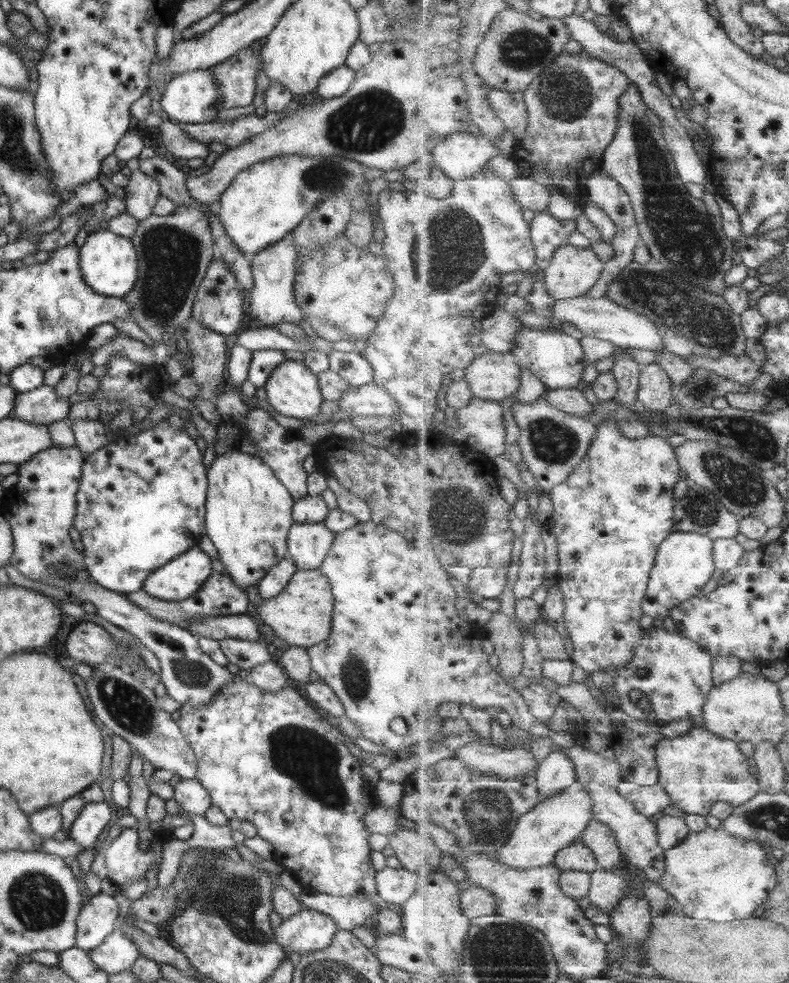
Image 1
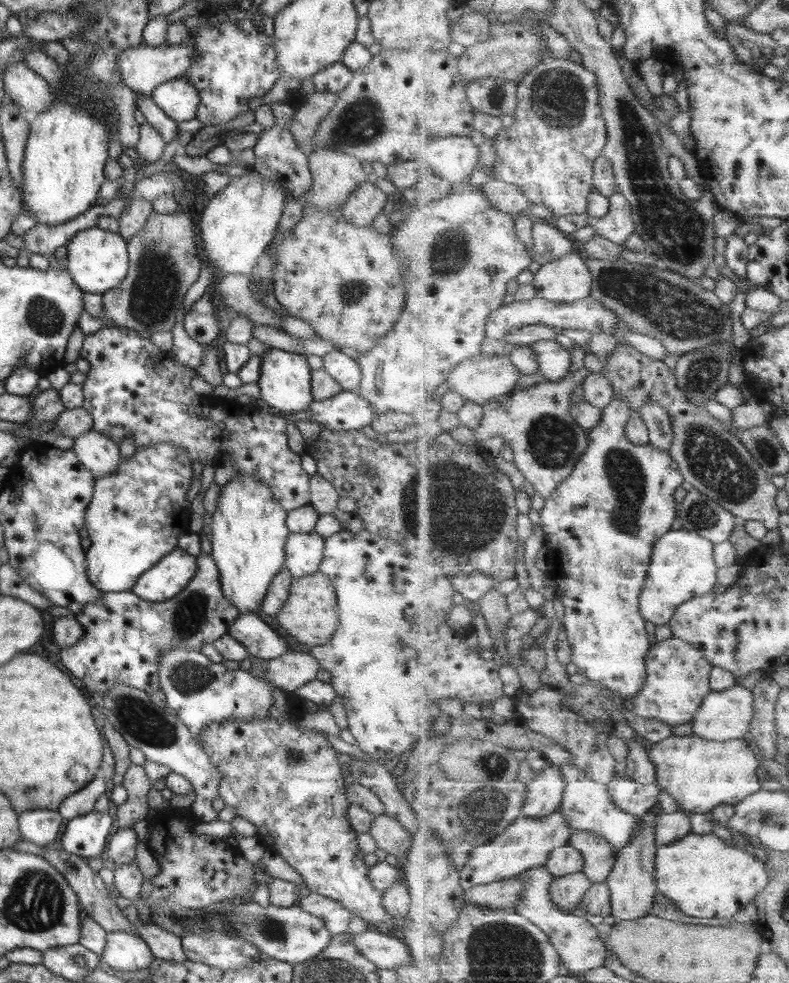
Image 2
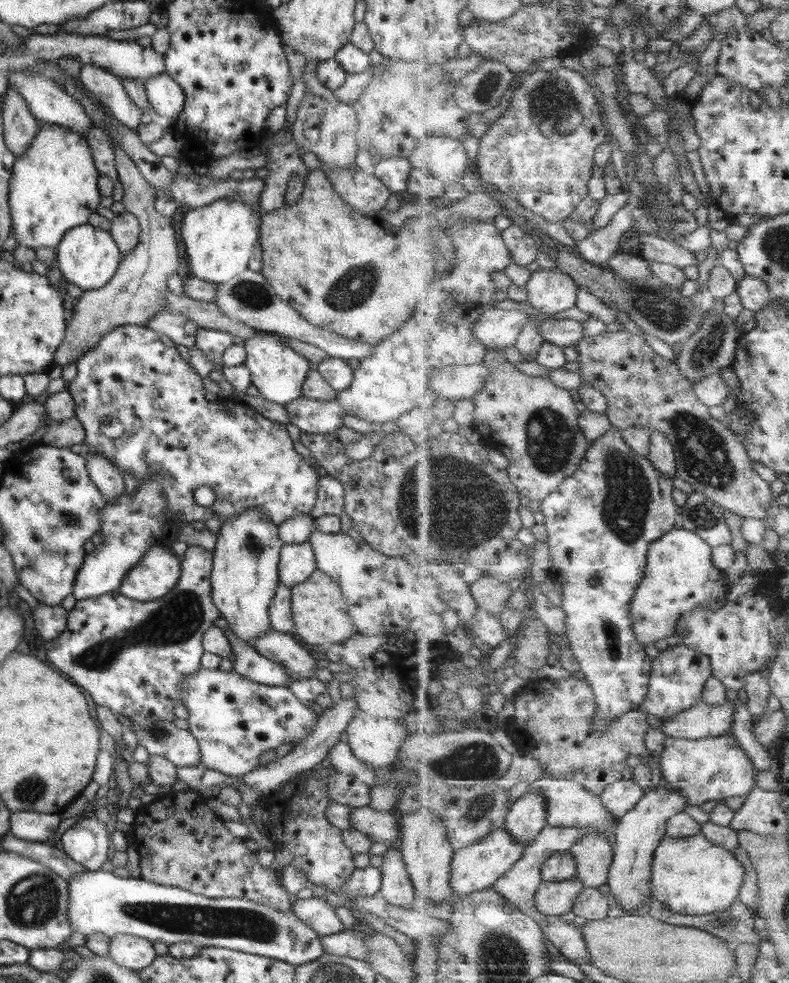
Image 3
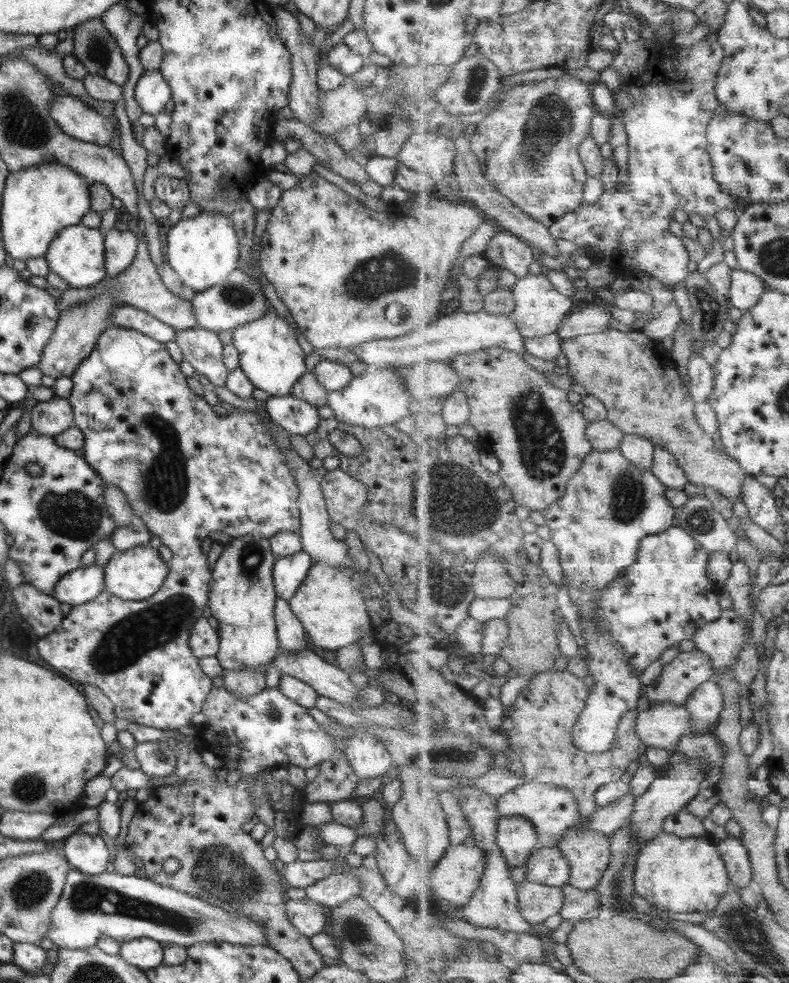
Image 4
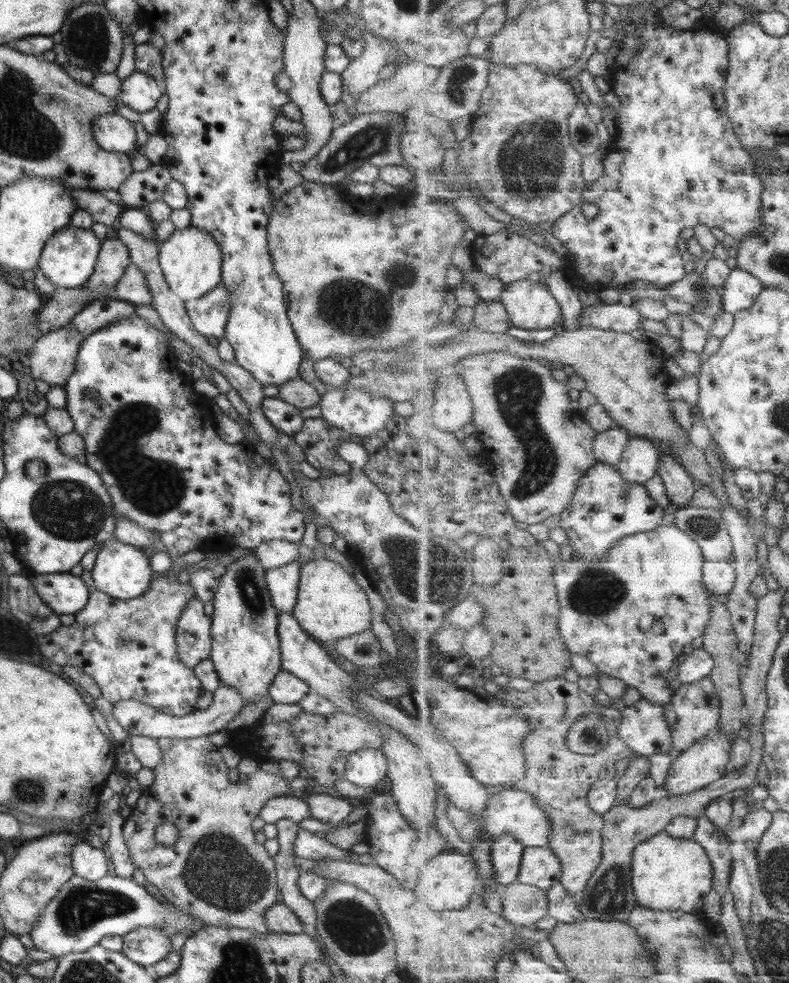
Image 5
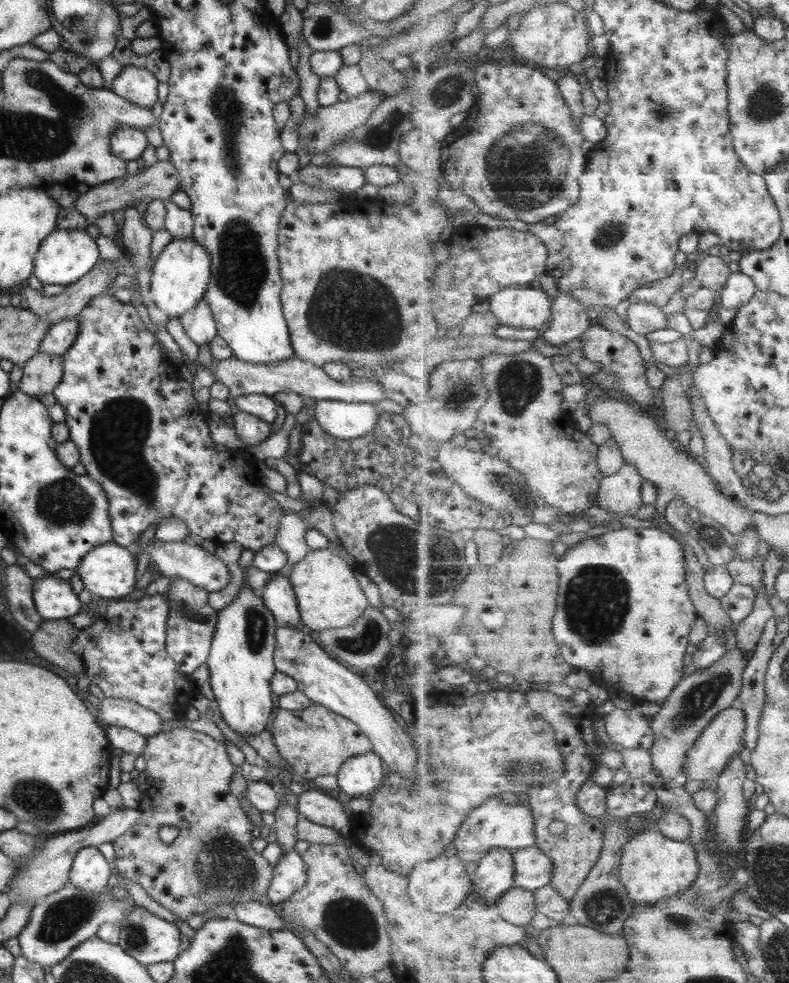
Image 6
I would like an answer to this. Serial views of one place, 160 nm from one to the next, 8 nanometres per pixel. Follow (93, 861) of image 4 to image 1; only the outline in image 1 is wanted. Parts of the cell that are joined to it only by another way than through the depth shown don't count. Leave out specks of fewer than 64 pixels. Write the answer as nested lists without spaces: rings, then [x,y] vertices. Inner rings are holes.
[[[103,801],[85,803],[69,828],[68,839],[78,844],[80,848],[93,849],[93,844],[103,832],[103,828],[108,826],[115,816],[114,809]]]

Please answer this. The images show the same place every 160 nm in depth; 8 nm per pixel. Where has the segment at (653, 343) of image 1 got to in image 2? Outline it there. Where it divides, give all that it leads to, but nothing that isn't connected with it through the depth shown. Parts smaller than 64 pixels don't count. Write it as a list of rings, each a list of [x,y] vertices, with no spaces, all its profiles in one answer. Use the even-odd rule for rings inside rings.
[[[592,295],[577,302],[557,302],[536,296],[528,301],[514,300],[507,306],[503,305],[500,309],[494,310],[486,325],[486,336],[504,341],[504,338],[518,326],[542,324],[560,329],[583,329],[593,334],[604,332],[614,336],[617,340],[621,340],[616,336],[616,330],[621,323],[623,322],[616,315],[616,312],[605,308],[603,303]]]

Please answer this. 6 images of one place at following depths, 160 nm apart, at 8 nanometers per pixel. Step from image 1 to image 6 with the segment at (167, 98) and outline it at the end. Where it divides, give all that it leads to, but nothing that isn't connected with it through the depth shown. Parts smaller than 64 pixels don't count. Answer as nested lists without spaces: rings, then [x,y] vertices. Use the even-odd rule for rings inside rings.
[[[125,66],[113,80],[110,90],[137,108],[151,109],[157,99],[158,81],[145,68]]]

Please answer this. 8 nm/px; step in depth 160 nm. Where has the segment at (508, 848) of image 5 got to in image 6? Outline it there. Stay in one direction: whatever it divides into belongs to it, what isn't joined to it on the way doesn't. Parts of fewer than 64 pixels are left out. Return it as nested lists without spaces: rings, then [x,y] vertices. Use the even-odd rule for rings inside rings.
[[[497,848],[489,851],[483,859],[472,867],[472,884],[471,893],[480,893],[480,897],[489,905],[494,906],[508,890],[516,886],[516,868],[513,858],[513,850],[508,848]]]

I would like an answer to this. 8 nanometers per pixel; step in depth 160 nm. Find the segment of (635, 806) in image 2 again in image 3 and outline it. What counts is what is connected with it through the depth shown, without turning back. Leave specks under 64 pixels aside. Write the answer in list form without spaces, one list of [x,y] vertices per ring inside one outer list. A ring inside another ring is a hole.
[[[633,778],[621,779],[606,786],[600,797],[610,812],[620,818],[643,798],[646,790],[647,788],[642,787]]]

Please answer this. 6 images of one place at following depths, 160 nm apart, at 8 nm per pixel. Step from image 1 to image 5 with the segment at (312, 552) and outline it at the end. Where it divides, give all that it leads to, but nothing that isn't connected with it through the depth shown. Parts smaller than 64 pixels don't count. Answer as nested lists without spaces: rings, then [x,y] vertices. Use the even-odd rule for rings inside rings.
[[[296,561],[289,565],[265,571],[265,585],[271,598],[271,604],[277,614],[292,615],[299,580],[301,564]]]

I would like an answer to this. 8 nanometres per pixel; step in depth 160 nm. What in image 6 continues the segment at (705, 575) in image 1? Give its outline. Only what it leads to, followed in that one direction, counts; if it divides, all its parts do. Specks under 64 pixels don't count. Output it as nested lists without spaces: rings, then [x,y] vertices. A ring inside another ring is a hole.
[[[624,528],[608,531],[598,537],[586,538],[585,540],[571,546],[565,552],[564,560],[558,565],[560,575],[560,593],[558,594],[558,605],[553,620],[553,632],[556,642],[560,643],[561,652],[565,660],[575,669],[584,668],[594,678],[594,682],[604,687],[614,697],[618,693],[629,693],[636,703],[651,702],[661,704],[673,694],[673,690],[680,685],[684,679],[685,665],[689,662],[687,657],[687,646],[689,646],[689,634],[691,626],[697,620],[699,614],[695,610],[689,584],[687,579],[687,565],[685,565],[685,549],[682,542],[679,542],[672,534],[659,529],[651,528]]]

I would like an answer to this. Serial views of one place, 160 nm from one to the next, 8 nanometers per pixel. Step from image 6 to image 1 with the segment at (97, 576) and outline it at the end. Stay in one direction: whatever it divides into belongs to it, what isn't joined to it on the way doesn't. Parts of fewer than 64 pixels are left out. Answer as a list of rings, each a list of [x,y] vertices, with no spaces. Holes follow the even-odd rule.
[[[195,546],[151,572],[145,578],[142,590],[149,597],[161,601],[185,600],[199,590],[211,572],[209,556]]]

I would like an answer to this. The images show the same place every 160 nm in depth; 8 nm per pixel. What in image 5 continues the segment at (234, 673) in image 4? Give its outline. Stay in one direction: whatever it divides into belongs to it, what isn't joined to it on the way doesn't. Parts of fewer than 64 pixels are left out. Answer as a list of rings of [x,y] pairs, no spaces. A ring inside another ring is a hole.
[[[219,682],[219,687],[213,692],[211,704],[205,709],[197,709],[192,713],[185,714],[185,716],[172,717],[151,708],[151,706],[135,702],[135,700],[119,700],[119,702],[113,703],[111,716],[128,735],[137,735],[153,740],[160,738],[186,739],[205,737],[208,734],[213,734],[213,732],[223,731],[227,723],[235,718],[243,705],[245,703],[241,701],[241,697],[233,689],[221,685],[221,682]]]

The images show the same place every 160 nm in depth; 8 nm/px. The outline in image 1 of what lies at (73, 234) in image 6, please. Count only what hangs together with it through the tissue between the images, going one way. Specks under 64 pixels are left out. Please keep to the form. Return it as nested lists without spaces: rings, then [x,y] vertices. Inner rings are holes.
[[[105,229],[89,233],[79,249],[78,265],[83,282],[93,289],[94,293],[122,298],[133,286],[137,278],[136,250],[132,242]]]

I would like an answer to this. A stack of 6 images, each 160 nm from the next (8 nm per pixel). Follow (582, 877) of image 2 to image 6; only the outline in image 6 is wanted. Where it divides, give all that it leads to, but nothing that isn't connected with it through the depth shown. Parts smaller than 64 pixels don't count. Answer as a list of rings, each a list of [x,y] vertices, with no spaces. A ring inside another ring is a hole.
[[[519,886],[508,890],[494,906],[507,922],[523,927],[531,924],[538,911],[534,891]]]

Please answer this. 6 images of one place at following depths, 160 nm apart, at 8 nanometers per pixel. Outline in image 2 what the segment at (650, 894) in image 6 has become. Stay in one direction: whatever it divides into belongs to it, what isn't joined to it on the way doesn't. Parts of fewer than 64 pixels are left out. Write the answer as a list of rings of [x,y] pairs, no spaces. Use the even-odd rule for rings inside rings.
[[[692,833],[657,849],[656,881],[658,890],[685,914],[731,919],[767,888],[770,876],[765,863],[746,849],[725,844],[713,833]]]

